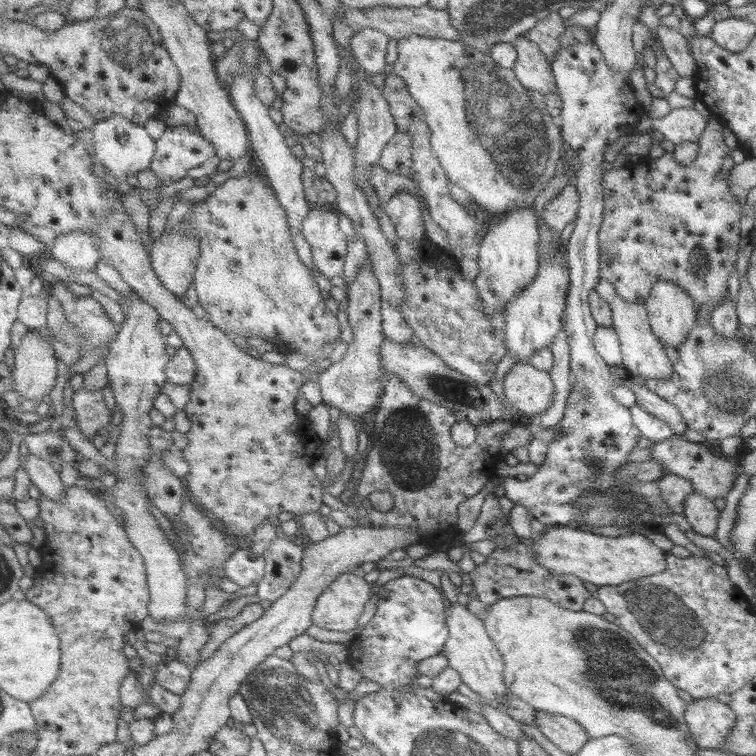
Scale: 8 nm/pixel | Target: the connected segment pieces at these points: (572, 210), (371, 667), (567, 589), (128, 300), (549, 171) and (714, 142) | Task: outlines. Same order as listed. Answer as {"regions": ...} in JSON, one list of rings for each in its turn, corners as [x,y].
{"regions":[[[[568,183],[562,192],[550,199],[543,210],[542,221],[550,225],[553,232],[561,233],[566,225],[572,223],[577,218],[579,207],[579,194],[577,186]]],[[[402,575],[388,581],[378,592],[377,613],[351,644],[351,662],[363,679],[382,684],[388,690],[409,688],[427,658],[442,654],[450,640],[448,599],[438,586],[418,578]]],[[[518,543],[508,550],[496,550],[488,556],[486,562],[469,572],[468,579],[472,583],[474,596],[486,604],[494,604],[498,599],[513,596],[538,596],[554,601],[562,608],[582,611],[584,603],[593,595],[584,587],[583,580],[571,574],[559,575],[544,570],[538,562],[534,562],[534,554],[528,545]]],[[[138,293],[123,295],[123,305],[127,318],[121,325],[118,338],[110,344],[110,353],[106,357],[108,378],[120,406],[123,420],[120,426],[120,438],[116,446],[115,466],[119,476],[114,489],[114,502],[123,510],[125,522],[122,524],[128,531],[132,542],[139,548],[147,563],[147,573],[151,583],[151,616],[158,622],[171,623],[183,619],[189,609],[188,572],[184,571],[184,560],[178,550],[172,546],[166,532],[160,527],[158,518],[150,511],[154,505],[148,487],[144,485],[146,466],[152,462],[155,452],[152,451],[152,422],[150,410],[156,406],[157,398],[169,382],[168,369],[171,356],[168,354],[167,337],[160,330],[160,311],[146,302]]],[[[414,35],[398,41],[398,60],[394,63],[396,66],[395,74],[404,78],[411,88],[411,93],[415,95],[415,99],[427,111],[427,121],[431,126],[433,137],[432,142],[435,151],[440,157],[443,167],[448,171],[448,176],[452,182],[459,184],[465,188],[473,198],[473,204],[480,210],[480,222],[487,220],[495,222],[506,218],[508,214],[515,213],[516,210],[526,210],[528,207],[533,208],[533,202],[539,195],[539,192],[546,186],[546,183],[560,170],[558,159],[562,156],[564,150],[562,128],[558,124],[557,119],[549,115],[545,106],[545,95],[532,91],[528,87],[522,86],[519,80],[515,78],[515,74],[511,69],[500,68],[489,54],[482,53],[478,48],[468,46],[464,42],[448,40],[445,38],[434,38],[431,36]]],[[[713,113],[707,118],[707,127],[702,131],[699,138],[699,153],[695,161],[690,166],[682,166],[676,162],[672,152],[665,153],[659,158],[642,158],[639,162],[630,162],[629,165],[616,167],[606,171],[602,177],[602,188],[604,197],[603,220],[599,229],[599,249],[600,249],[600,276],[607,280],[616,288],[616,296],[623,298],[626,302],[637,302],[644,304],[649,297],[652,285],[659,280],[667,280],[684,289],[695,302],[697,310],[699,306],[706,303],[716,306],[728,297],[727,279],[734,271],[738,256],[739,244],[743,242],[740,237],[740,218],[743,206],[740,201],[731,193],[728,177],[730,176],[732,167],[735,165],[732,161],[732,149],[730,149],[722,137],[722,129],[724,122]]]]}

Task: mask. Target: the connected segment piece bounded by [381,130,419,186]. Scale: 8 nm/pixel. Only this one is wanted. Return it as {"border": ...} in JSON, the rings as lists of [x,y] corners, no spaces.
{"border":[[[399,130],[389,142],[389,146],[384,149],[381,161],[384,168],[398,174],[408,175],[419,186],[419,180],[415,178],[414,172],[413,144],[412,135]]]}

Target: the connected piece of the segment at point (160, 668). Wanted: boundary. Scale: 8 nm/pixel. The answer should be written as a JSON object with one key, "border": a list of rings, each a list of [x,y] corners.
{"border":[[[179,659],[173,661],[162,661],[154,668],[155,678],[153,681],[159,682],[170,692],[184,695],[193,681],[194,671],[190,670],[183,661]]]}

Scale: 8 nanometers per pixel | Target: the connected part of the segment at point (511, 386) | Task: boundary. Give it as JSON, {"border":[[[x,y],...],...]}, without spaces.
{"border":[[[516,363],[503,378],[503,393],[511,406],[515,406],[524,416],[537,417],[548,410],[553,401],[555,386],[549,373],[534,368],[530,363]]]}

